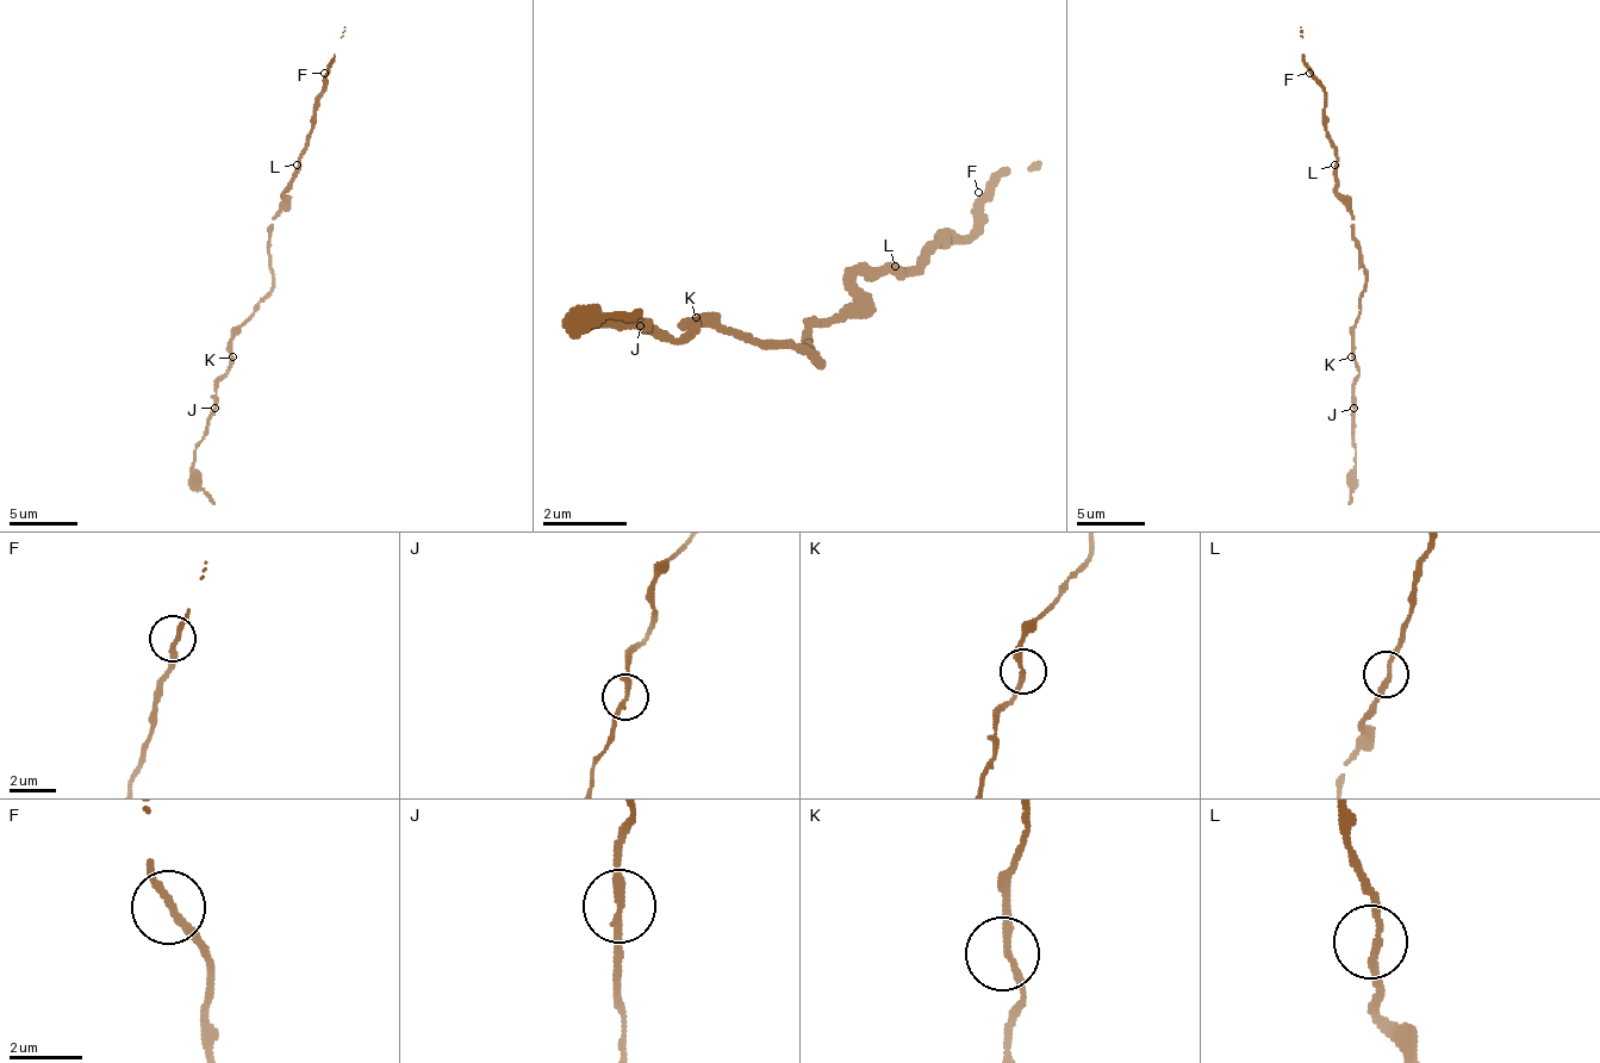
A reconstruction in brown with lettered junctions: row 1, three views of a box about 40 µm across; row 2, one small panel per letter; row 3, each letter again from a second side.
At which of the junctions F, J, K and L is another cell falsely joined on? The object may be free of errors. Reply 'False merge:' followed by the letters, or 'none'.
False merge: none

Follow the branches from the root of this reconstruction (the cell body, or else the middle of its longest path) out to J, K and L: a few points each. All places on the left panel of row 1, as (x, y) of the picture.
J: (269, 265), (273, 292), (232, 336), (232, 367), (215, 391), (215, 409)
K: (269, 265), (273, 292), (232, 340), (232, 356)
L: (269, 265), (269, 223), (297, 165)

